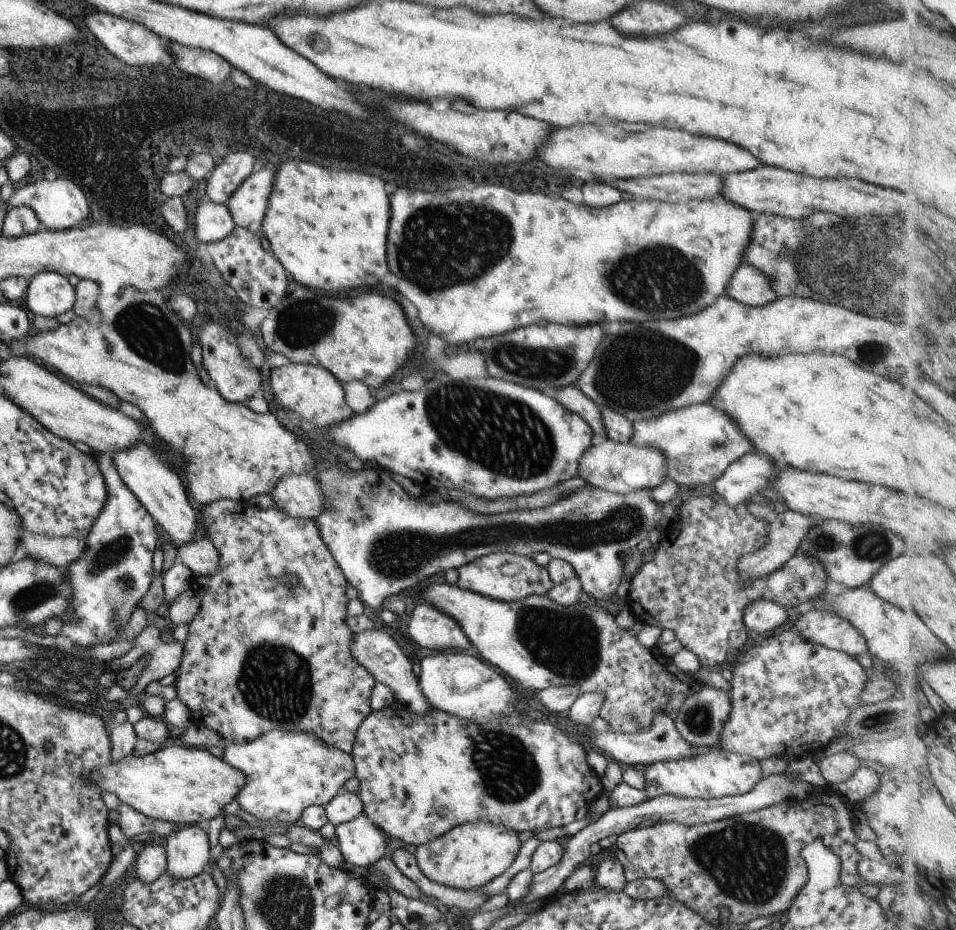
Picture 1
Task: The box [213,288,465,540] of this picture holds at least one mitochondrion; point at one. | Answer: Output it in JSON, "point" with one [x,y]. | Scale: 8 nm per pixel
{"point":[304,322]}

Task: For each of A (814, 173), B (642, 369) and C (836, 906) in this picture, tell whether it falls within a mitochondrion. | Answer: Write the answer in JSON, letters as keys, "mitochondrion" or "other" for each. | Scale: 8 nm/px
{"A":"other","B":"mitochondrion","C":"other"}

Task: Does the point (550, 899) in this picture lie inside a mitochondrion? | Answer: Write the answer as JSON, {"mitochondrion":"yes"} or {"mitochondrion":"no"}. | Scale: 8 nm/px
{"mitochondrion":"no"}

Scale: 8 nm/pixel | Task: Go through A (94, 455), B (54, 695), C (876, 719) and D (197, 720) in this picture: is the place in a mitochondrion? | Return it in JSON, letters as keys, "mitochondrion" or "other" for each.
{"A":"other","B":"other","C":"other","D":"other"}

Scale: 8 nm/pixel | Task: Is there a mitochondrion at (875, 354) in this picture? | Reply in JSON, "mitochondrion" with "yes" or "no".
{"mitochondrion":"yes"}

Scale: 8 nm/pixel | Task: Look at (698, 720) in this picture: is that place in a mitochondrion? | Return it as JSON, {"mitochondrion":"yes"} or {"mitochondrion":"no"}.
{"mitochondrion":"yes"}

